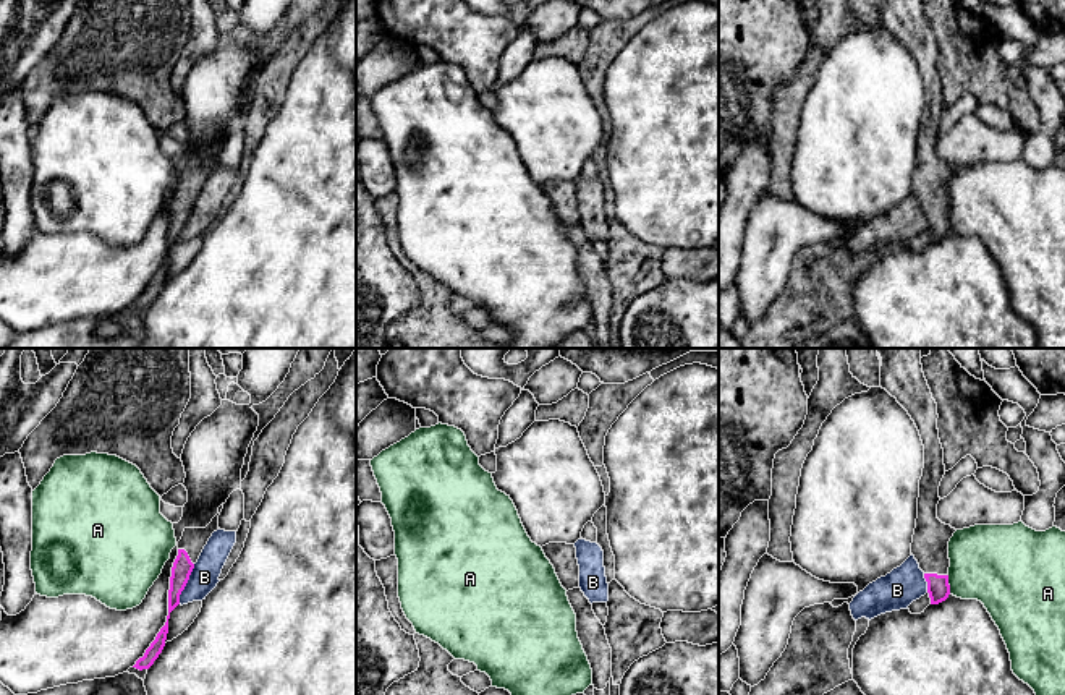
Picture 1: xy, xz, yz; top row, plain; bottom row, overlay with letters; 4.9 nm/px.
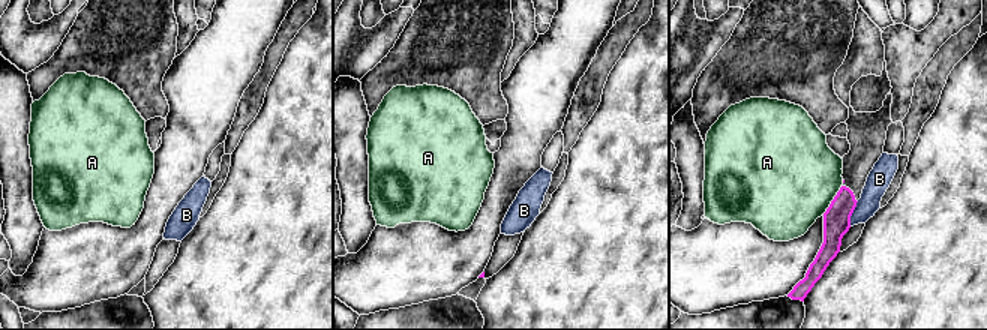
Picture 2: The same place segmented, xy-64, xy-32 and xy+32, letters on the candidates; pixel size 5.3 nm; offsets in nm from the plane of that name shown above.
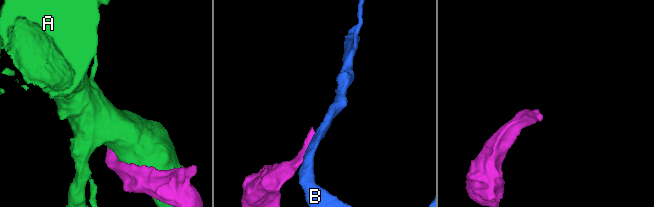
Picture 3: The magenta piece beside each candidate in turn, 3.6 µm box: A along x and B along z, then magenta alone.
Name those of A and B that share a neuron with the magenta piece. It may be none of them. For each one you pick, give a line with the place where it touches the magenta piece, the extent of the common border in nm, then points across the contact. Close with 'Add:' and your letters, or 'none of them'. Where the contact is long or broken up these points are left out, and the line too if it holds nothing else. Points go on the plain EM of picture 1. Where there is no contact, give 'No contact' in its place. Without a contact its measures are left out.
Add: none of them

